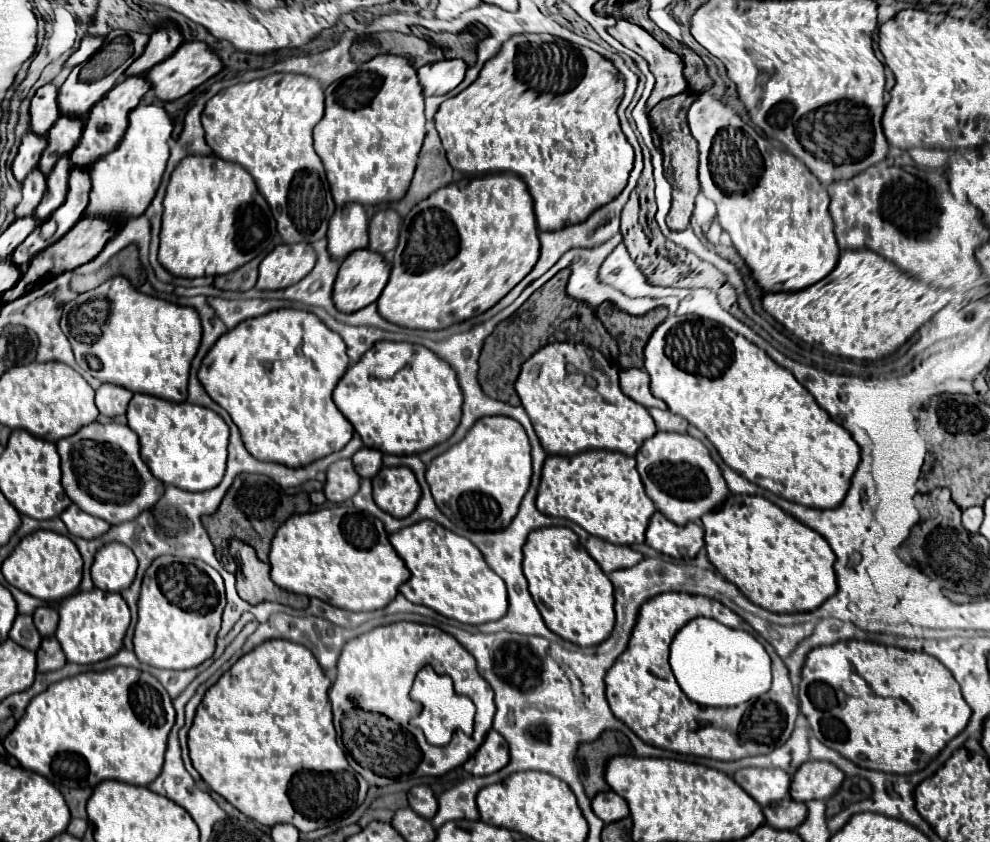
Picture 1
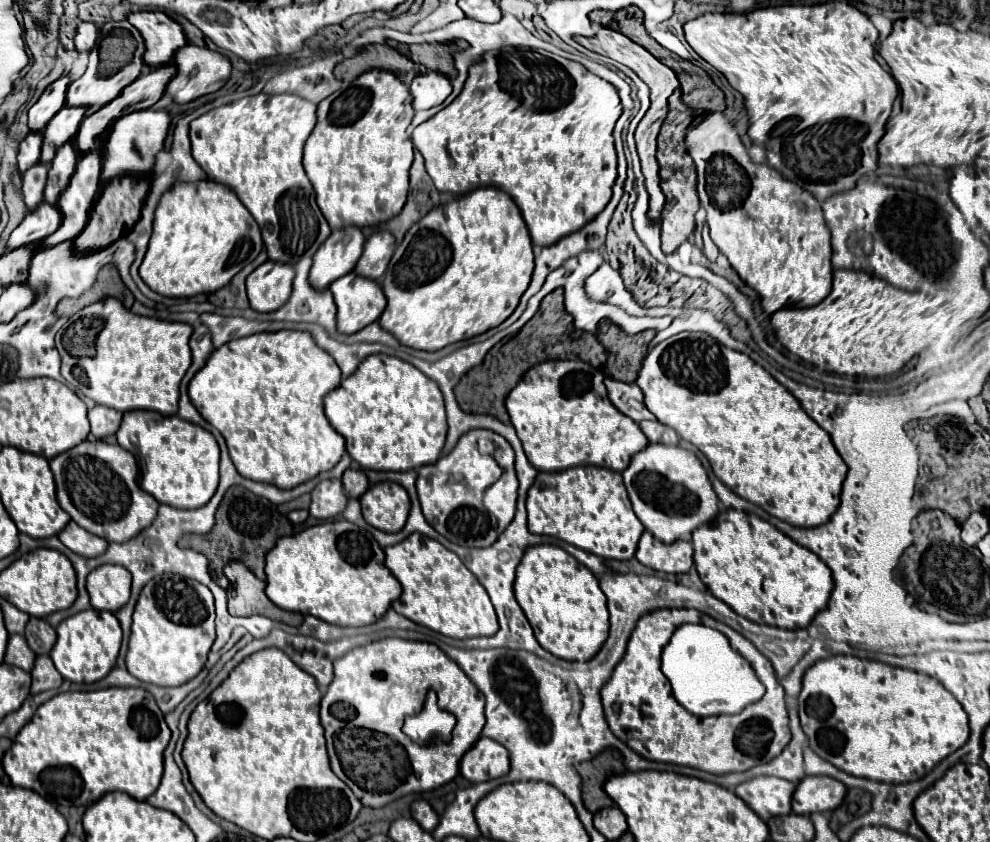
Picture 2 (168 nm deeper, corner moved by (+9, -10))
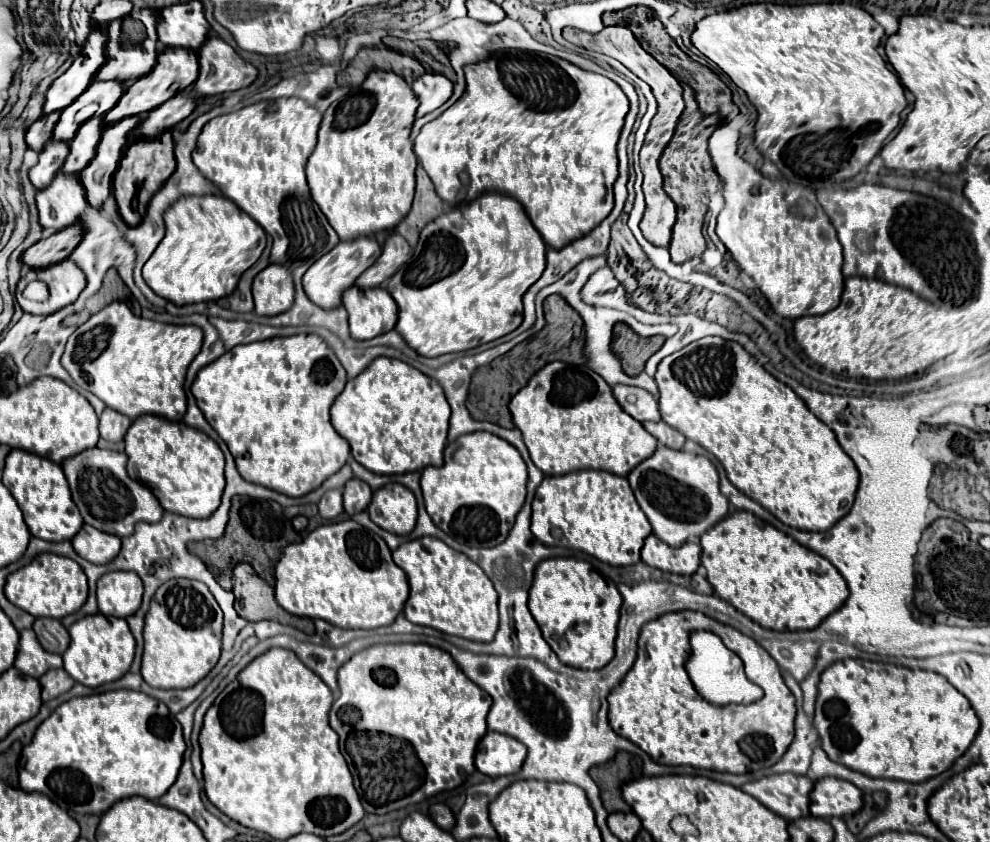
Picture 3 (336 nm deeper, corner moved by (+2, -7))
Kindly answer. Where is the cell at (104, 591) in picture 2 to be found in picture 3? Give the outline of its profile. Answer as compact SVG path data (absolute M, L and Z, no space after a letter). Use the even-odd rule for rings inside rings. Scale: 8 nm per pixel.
M111 571L97 581L99 611L109 617L133 615L143 597L143 583L133 571Z

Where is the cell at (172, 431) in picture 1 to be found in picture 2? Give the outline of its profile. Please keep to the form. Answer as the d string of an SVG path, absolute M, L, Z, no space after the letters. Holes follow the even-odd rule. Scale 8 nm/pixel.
M128 410L116 432L118 444L140 460L140 488L160 504L174 508L200 508L218 488L220 450L212 432L178 416L160 416L148 410Z

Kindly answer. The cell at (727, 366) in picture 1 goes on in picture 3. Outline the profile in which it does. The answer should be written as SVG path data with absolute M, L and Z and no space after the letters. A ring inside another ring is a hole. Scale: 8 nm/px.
M721 337L699 339L665 357L657 367L655 381L659 385L661 419L715 455L725 467L729 481L781 523L801 531L827 531L851 511L859 483L855 463L843 453L827 425L787 385L757 365L739 343Z

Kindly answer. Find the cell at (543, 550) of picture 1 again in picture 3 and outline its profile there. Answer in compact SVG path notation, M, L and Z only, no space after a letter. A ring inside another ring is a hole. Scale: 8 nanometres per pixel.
M545 559L535 569L535 579L529 589L529 609L535 617L537 625L545 641L551 645L553 653L569 667L575 669L601 669L605 667L615 653L615 637L617 637L617 623L619 623L619 607L623 599L617 591L617 585L611 579L599 575L587 561L583 559Z

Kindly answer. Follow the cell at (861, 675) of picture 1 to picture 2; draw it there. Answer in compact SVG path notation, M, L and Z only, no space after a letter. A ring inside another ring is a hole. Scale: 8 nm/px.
M830 656L810 666L798 696L800 724L810 748L836 768L868 780L902 784L926 776L940 760L968 740L968 718L958 700L934 678L856 656Z

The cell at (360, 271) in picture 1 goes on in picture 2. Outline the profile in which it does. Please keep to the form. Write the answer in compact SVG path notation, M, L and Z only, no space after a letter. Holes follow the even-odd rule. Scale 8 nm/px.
M354 272L332 282L330 290L338 306L338 332L344 334L354 334L370 322L378 320L386 304L386 296L380 284L364 276L354 276Z

